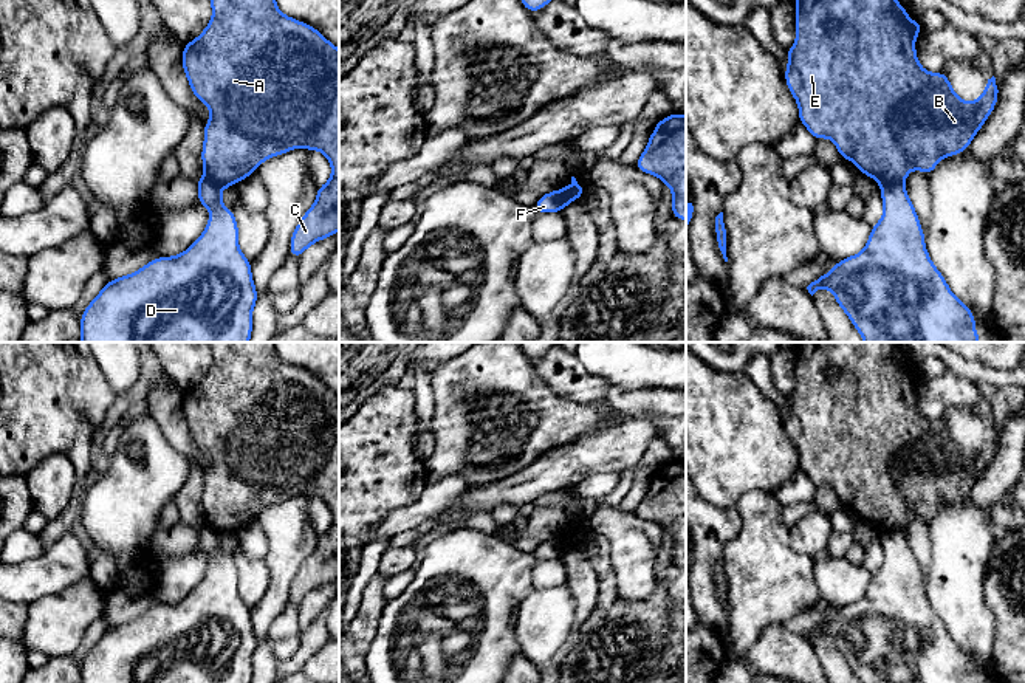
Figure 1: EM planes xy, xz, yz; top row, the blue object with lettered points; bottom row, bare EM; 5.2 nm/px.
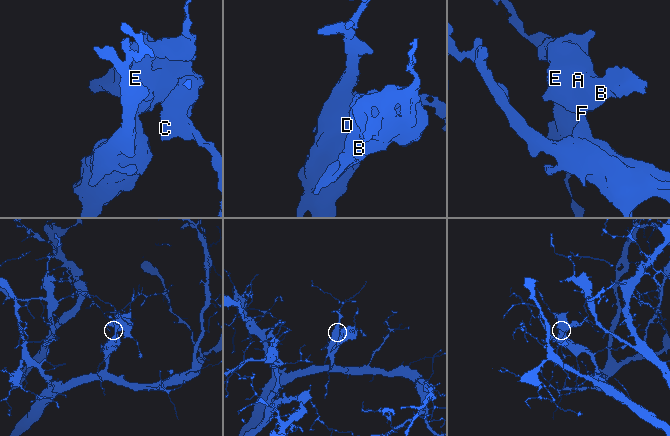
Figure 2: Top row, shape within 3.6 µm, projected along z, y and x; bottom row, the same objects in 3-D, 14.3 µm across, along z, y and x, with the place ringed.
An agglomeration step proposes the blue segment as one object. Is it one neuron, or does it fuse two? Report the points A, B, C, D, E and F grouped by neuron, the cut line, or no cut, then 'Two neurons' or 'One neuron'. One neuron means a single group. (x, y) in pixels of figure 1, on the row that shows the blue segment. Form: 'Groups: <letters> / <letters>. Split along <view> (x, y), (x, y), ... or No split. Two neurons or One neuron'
Groups: A B C E / D F. Split along yz (901, 180), (881, 185). Two neurons

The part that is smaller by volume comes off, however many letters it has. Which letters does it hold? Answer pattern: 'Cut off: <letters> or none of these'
Cut off: A, B, C, E

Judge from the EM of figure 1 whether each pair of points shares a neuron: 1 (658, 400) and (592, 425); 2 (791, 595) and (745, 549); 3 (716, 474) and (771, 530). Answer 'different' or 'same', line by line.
1: same
2: same
3: different

